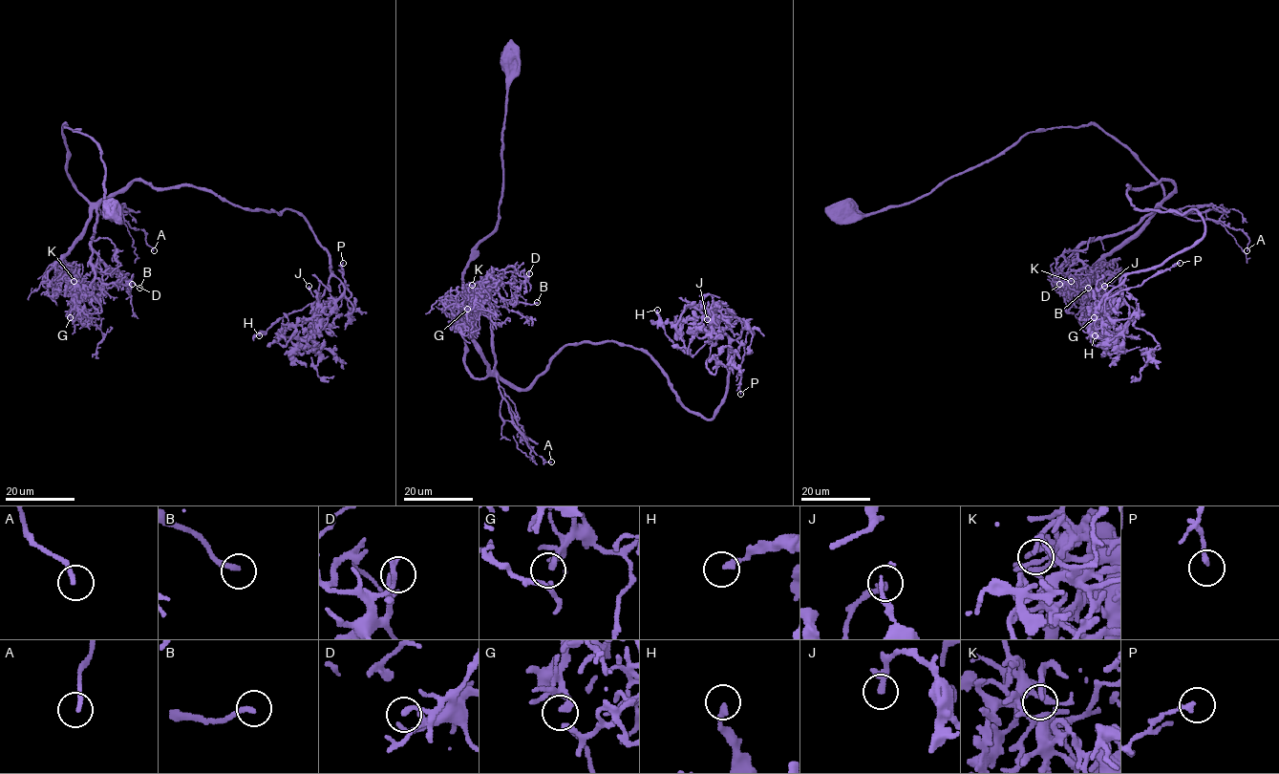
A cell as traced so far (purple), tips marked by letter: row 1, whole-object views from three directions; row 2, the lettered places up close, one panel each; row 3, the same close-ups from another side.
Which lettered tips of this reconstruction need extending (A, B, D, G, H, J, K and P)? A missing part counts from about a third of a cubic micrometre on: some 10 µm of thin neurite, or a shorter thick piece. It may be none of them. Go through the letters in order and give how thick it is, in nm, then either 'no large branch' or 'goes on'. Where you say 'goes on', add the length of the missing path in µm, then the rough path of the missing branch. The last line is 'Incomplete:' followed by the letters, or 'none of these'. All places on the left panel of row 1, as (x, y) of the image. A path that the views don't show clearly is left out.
A: 180 nm thick; no large branch
B: 200 nm thick; no large branch
D: 200 nm thick; no large branch
G: 180 nm thick; no large branch
H: 240 nm thick; no large branch
J: 170 nm thick; no large branch
K: 150 nm thick; no large branch
P: 190 nm thick; no large branch
Incomplete: none of these

